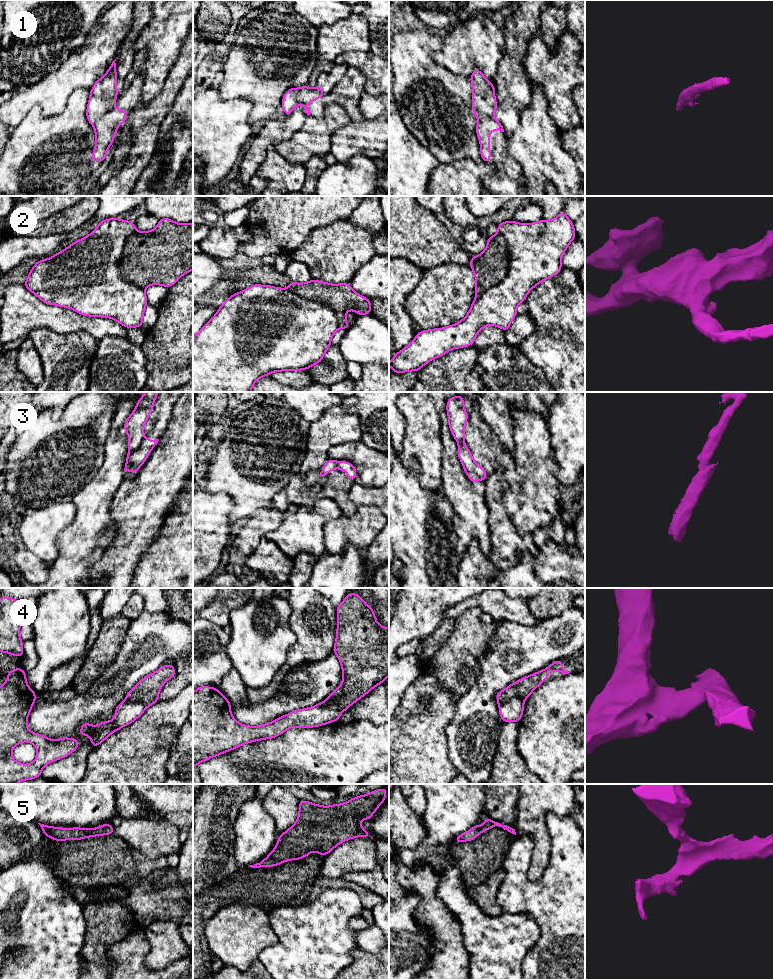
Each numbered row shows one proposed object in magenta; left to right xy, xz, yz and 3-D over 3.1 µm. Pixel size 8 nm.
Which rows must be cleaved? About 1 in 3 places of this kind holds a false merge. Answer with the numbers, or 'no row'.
2, 3, 4

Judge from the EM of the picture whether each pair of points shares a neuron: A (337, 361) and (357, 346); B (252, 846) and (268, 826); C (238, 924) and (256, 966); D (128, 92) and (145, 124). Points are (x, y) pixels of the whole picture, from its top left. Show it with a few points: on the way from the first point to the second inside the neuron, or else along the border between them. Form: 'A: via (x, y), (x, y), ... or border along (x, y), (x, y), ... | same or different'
A: border along (338, 348), (346, 361) | different
B: via (258, 844), (268, 832) | same
C: border along (258, 957), (248, 968) | different
D: border along (140, 100), (130, 113) | different

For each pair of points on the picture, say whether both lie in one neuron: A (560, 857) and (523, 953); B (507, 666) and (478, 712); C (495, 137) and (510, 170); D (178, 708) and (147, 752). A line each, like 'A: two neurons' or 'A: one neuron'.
A: one neuron
B: one neuron
C: one neuron
D: one neuron

